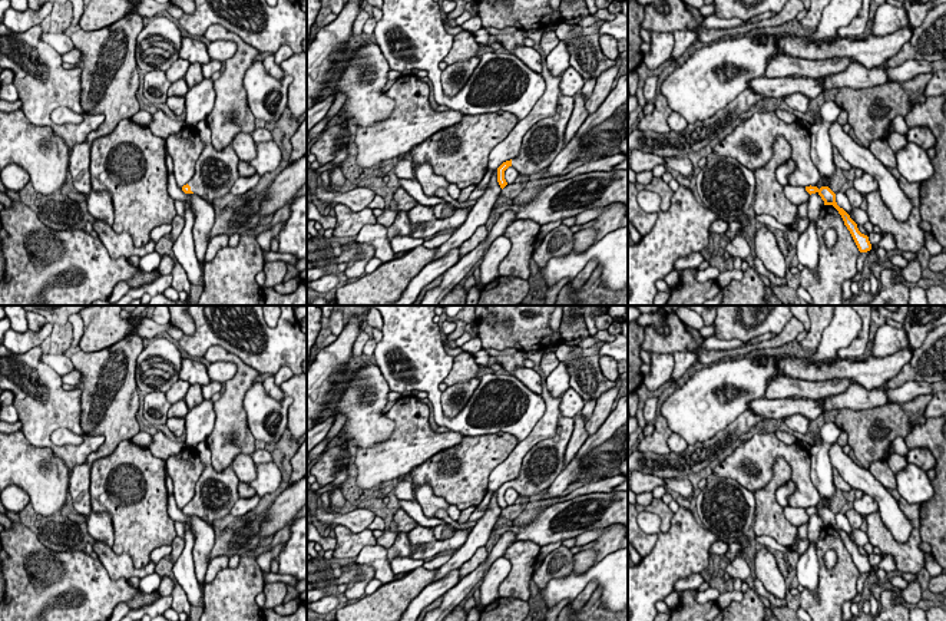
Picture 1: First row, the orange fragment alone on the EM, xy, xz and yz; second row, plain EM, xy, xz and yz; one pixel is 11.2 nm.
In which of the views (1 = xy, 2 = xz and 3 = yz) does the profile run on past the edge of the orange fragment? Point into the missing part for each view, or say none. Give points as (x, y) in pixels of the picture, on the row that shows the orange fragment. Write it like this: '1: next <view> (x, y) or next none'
1: next xy (215, 171)
2: next xz (541, 145)
3: next none

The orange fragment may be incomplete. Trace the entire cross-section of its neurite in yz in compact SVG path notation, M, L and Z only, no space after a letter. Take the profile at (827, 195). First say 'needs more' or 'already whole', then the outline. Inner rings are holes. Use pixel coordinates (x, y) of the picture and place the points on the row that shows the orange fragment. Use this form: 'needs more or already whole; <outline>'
already whole; M806 186L806 191L811 194L818 194L821 199L824 201L824 205L833 205L838 214L841 215L844 225L850 231L857 248L860 252L867 252L871 250L871 244L869 241L869 237L861 234L857 228L857 224L850 218L850 215L837 205L836 202L836 194L828 186L821 186L820 189L817 186Z

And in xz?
needs more; M562 95L558 100L556 113L540 119L530 128L522 139L519 155L497 168L497 182L502 189L507 185L505 171L509 166L515 168L520 176L530 176L549 168L565 148L565 131L573 106L575 98Z

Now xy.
needs more; M199 120L195 128L205 148L195 163L192 179L182 186L182 191L214 202L216 198L229 194L239 178L239 158L231 145L222 151L216 151L212 146L211 129L206 120Z

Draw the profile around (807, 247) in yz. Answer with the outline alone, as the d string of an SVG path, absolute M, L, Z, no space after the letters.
M816 192L808 196L807 205L808 205L807 209L808 227L803 234L798 235L796 244L796 257L798 260L798 264L801 264L804 268L816 271L818 265L818 251L820 251L817 237L817 218L824 207L824 201L818 195L818 192Z

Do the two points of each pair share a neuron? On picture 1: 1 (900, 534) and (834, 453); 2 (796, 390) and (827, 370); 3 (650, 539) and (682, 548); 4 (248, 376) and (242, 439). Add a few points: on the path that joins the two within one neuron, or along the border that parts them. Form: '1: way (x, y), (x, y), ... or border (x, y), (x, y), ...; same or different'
1: way (890, 514), (887, 504), (854, 473); same
2: border (786, 376), (809, 380), (844, 379); different
3: border (658, 534), (654, 548), (642, 558); different
4: way (234, 392), (234, 423); same

